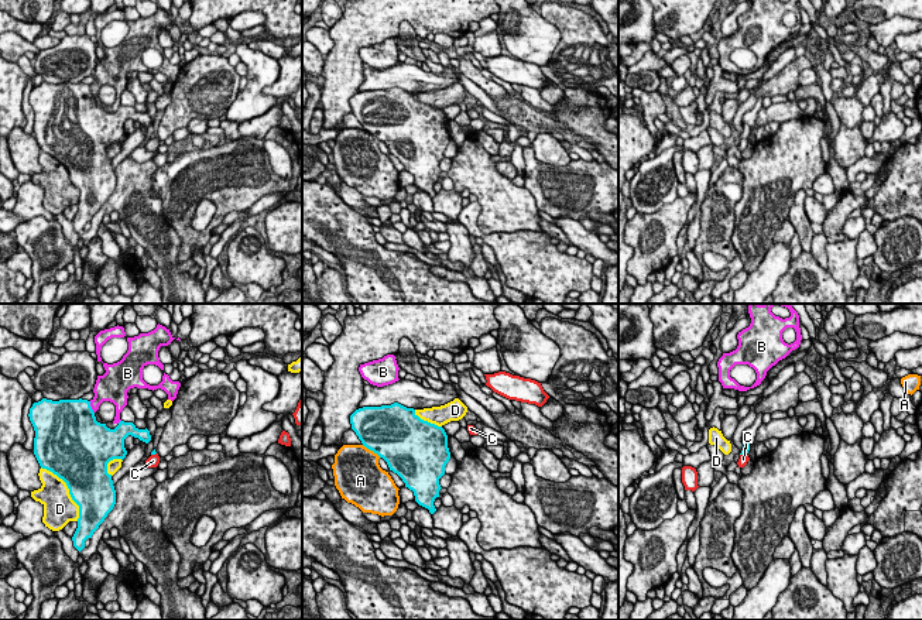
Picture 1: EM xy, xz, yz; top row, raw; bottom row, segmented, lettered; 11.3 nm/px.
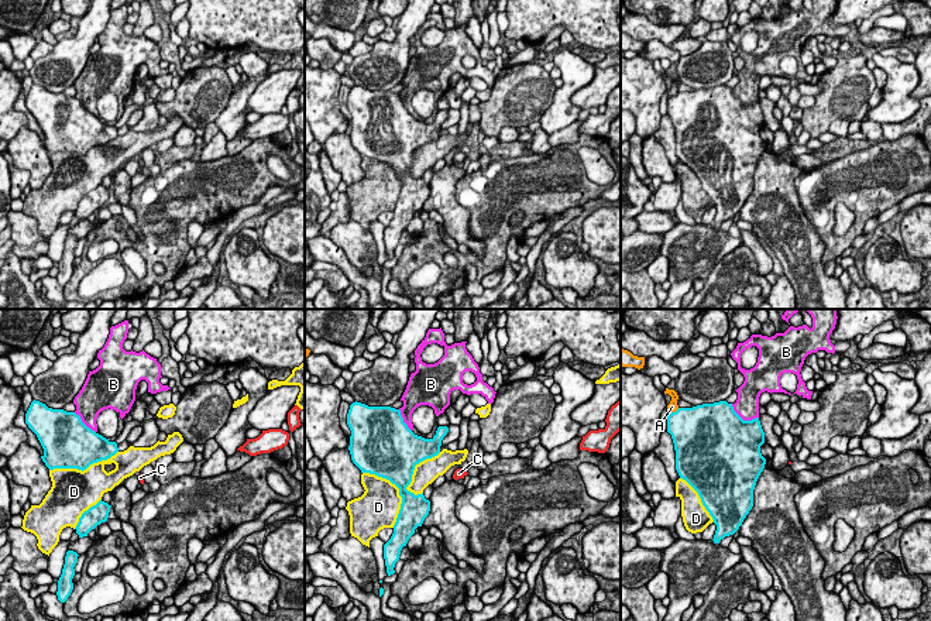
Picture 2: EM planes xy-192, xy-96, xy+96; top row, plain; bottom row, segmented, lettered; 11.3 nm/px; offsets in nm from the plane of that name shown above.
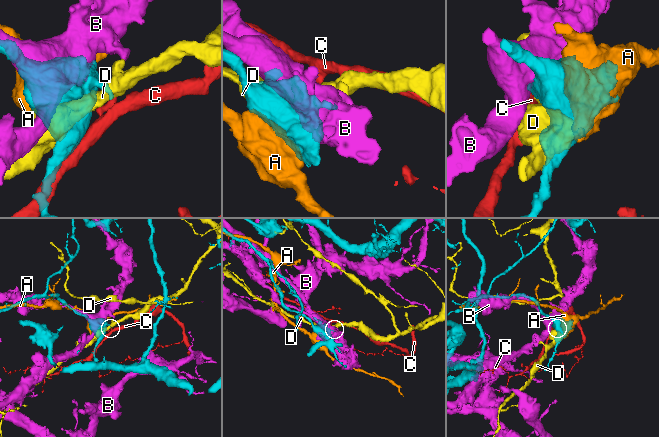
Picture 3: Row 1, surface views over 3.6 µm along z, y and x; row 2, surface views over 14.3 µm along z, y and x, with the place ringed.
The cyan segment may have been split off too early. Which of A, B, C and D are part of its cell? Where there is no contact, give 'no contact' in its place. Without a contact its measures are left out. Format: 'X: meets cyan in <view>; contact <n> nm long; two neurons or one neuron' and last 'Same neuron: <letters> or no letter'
A: meets cyan in xz; contact 260 nm long; two neurons
B: meets cyan in xy; contact 150 nm long; two neurons
C: meets cyan in yz; contact 80 nm long; two neurons
D: meets cyan in xy; contact 750 nm long; two neurons
Same neuron: no letter

